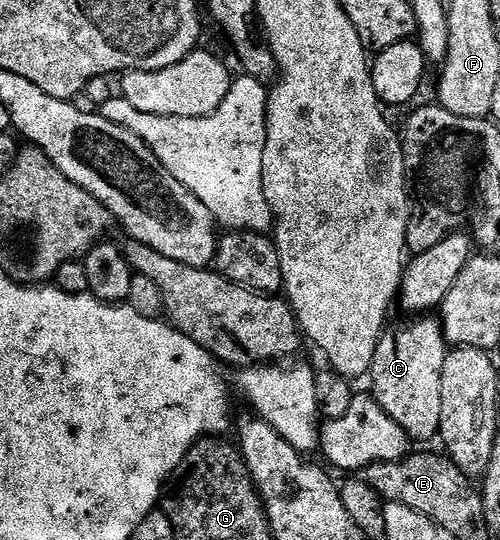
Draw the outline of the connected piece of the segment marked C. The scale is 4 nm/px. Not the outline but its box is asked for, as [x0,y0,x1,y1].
[368,316,448,443]

